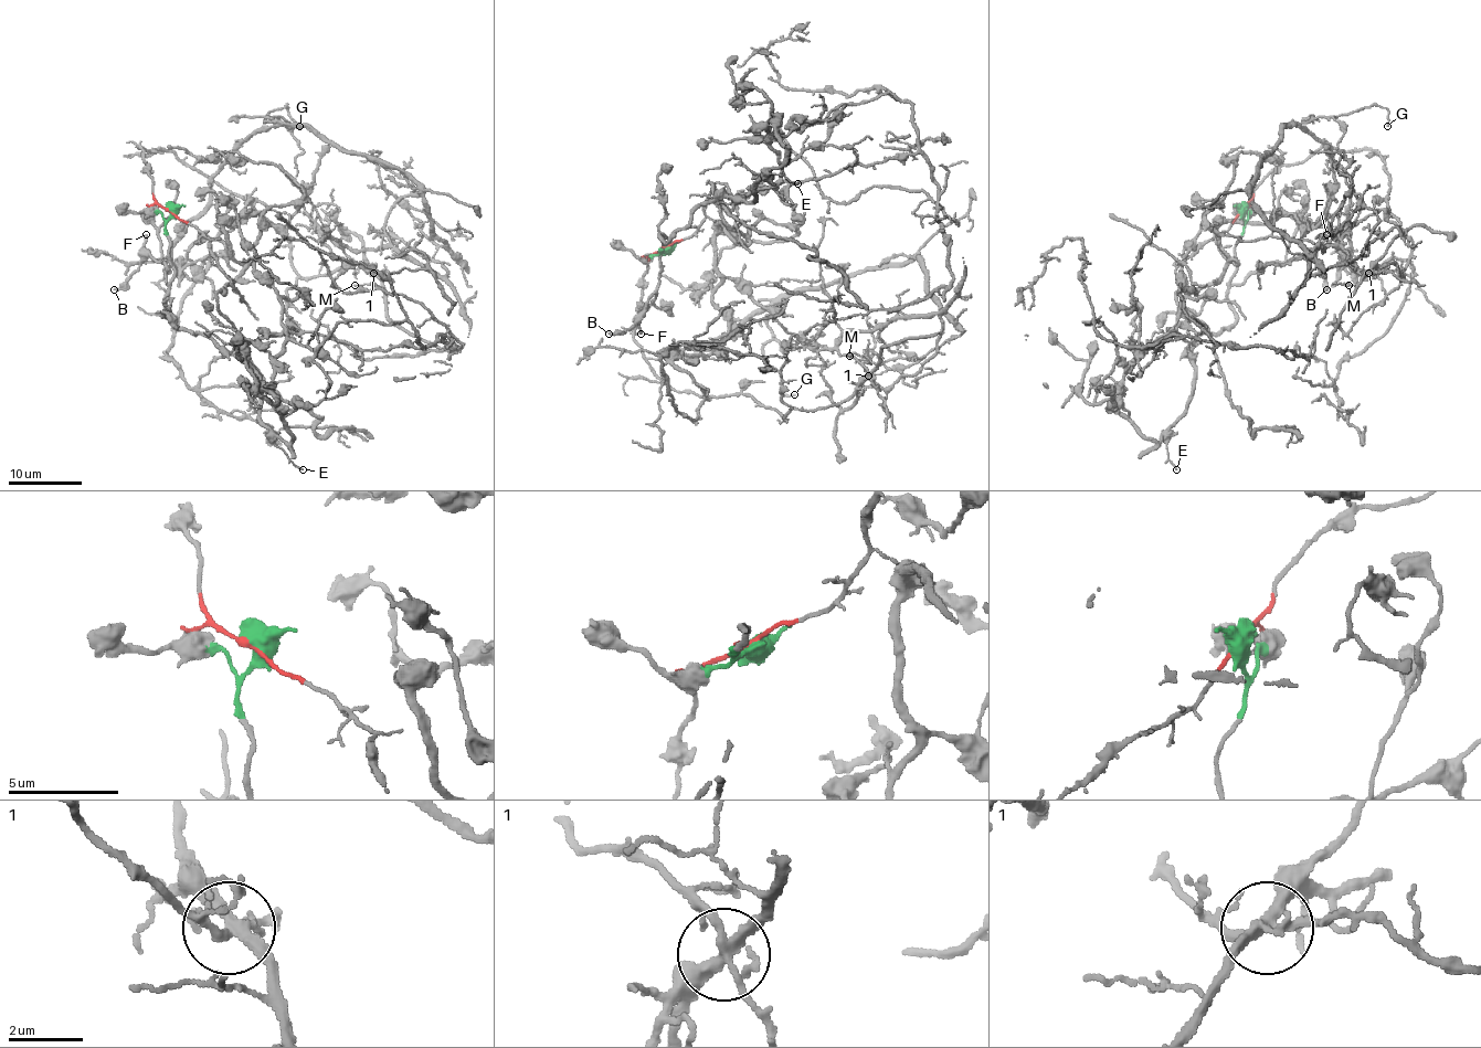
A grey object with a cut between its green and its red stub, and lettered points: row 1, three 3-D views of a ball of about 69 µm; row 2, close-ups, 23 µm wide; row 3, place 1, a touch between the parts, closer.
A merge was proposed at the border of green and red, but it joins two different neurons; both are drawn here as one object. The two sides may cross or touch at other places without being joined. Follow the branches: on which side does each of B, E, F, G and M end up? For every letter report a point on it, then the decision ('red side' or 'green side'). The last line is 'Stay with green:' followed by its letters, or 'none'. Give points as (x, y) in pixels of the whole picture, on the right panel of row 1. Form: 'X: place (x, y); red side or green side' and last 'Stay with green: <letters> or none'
B: place (1326, 289); green side
E: place (1176, 469); green side
F: place (1326, 234); green side
G: place (1387, 126); red side
M: place (1349, 285); red side
Stay with green: B, E, F

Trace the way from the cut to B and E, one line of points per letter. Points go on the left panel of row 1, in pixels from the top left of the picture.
B: (170, 210), (166, 235), (173, 272), (170, 282), (165, 263), (148, 256), (118, 288), (113, 288)
E: (170, 210), (171, 319), (237, 355), (260, 380), (260, 420), (268, 436), (303, 469)

